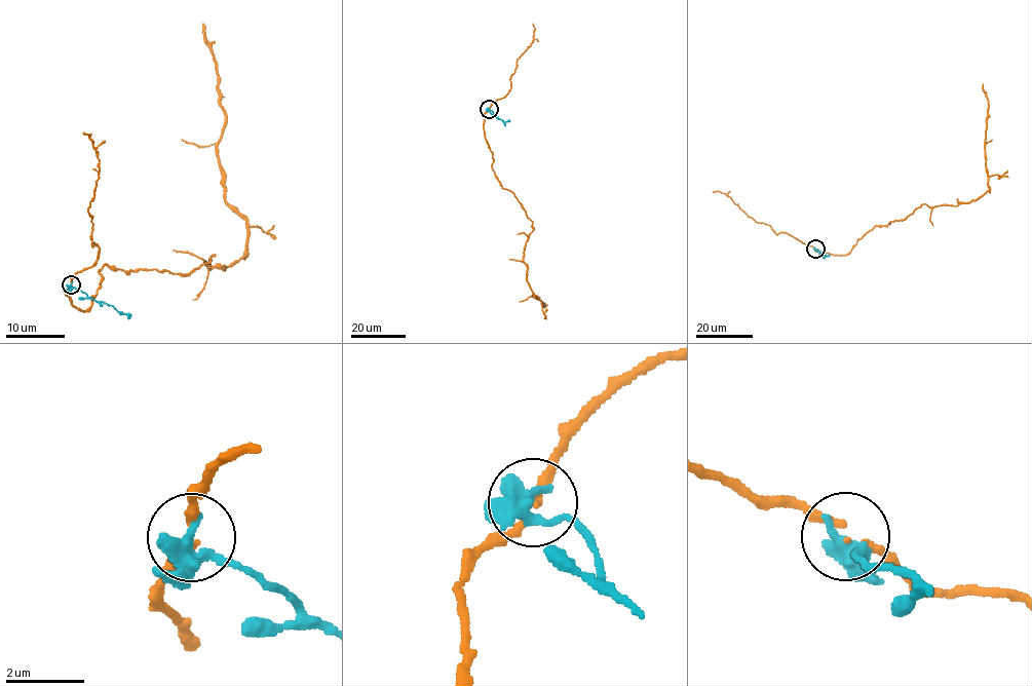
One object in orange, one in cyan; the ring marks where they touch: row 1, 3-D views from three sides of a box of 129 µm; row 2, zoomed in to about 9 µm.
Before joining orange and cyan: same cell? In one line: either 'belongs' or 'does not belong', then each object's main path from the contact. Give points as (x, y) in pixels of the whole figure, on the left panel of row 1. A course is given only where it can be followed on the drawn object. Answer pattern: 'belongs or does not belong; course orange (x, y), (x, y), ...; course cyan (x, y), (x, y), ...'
does not belong; course orange (72, 286), (85, 311), (105, 265), (183, 275), (246, 252), (203, 24); course cyan (71, 286), (88, 297), (131, 315)

